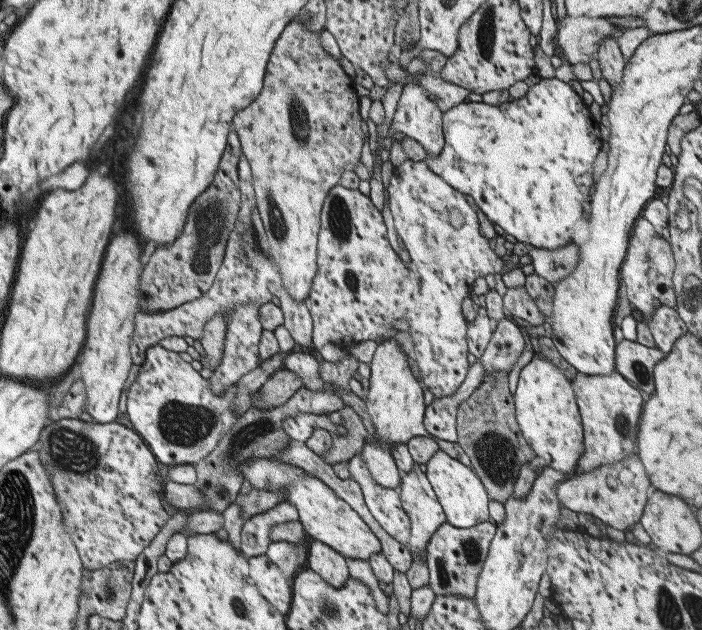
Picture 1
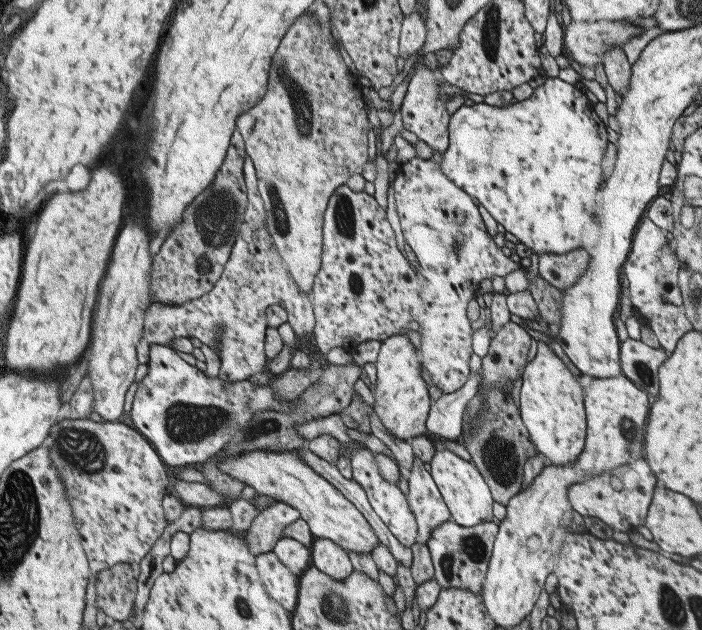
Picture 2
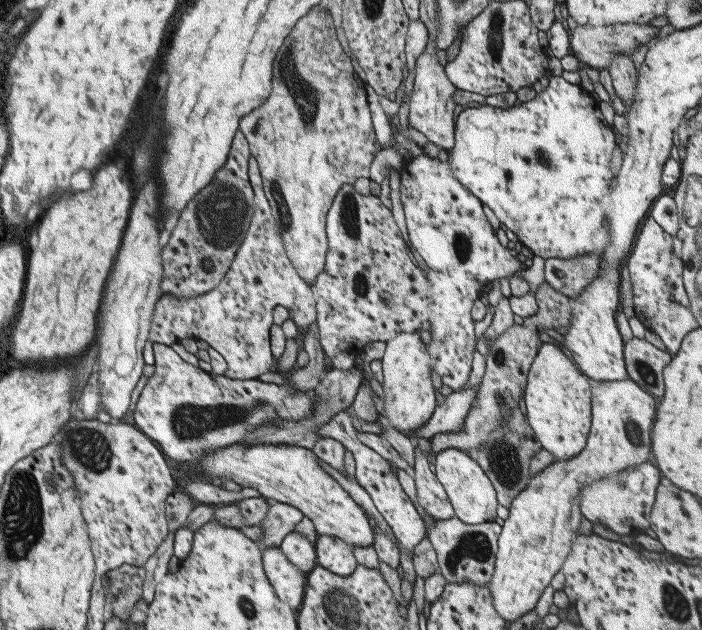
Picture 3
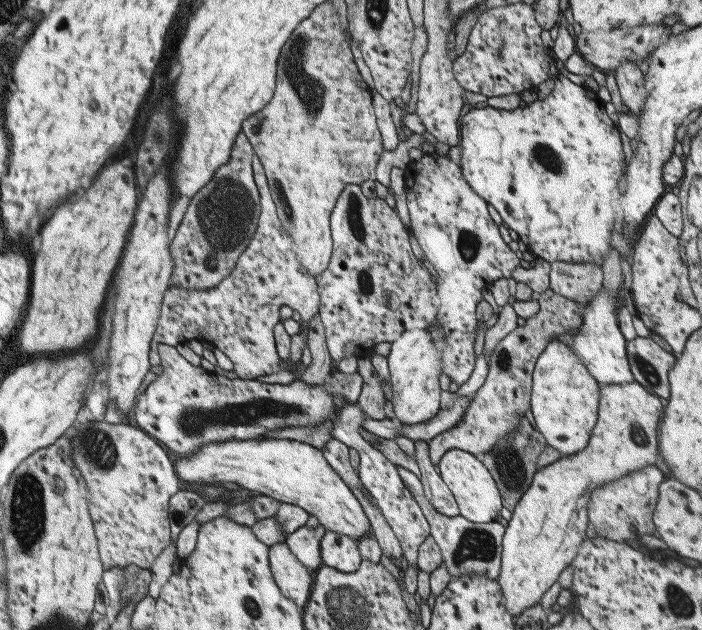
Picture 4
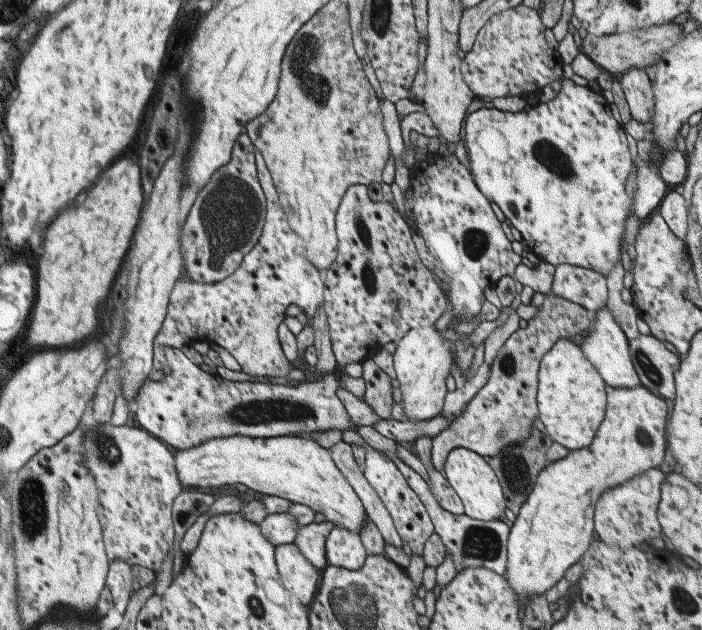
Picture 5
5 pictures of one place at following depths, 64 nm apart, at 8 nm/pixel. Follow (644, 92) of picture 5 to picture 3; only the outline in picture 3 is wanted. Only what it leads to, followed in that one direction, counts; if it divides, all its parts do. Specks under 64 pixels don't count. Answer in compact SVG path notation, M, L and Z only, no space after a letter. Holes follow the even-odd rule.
M625 54L611 56L607 72L611 76L611 84L613 84L615 96L623 104L631 104L631 100L635 96L635 86L637 86L637 70L633 68L631 58L625 56Z

